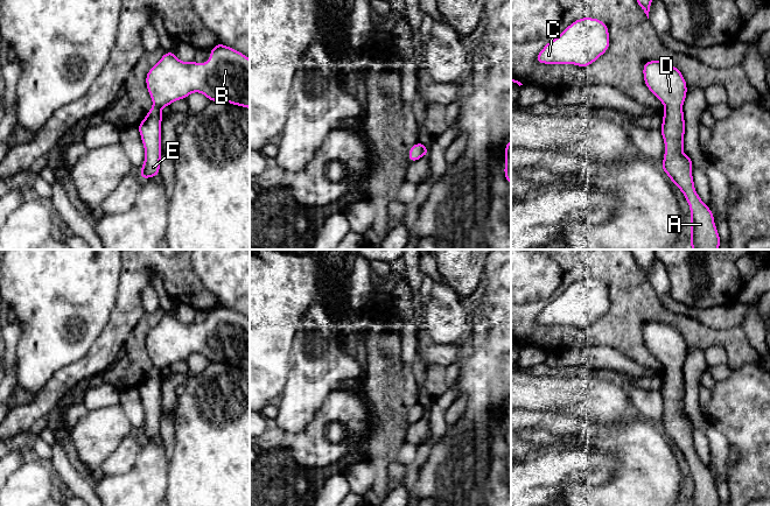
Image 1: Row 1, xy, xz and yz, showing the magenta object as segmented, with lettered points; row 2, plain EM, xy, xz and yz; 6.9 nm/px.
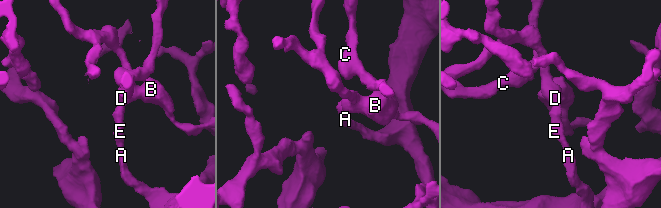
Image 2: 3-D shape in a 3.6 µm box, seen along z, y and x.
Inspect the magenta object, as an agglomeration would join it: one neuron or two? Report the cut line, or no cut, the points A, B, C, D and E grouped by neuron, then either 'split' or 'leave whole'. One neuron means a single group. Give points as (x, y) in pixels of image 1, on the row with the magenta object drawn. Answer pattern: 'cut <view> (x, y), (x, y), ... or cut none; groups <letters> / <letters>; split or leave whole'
cut none; groups A B C D E; leave whole

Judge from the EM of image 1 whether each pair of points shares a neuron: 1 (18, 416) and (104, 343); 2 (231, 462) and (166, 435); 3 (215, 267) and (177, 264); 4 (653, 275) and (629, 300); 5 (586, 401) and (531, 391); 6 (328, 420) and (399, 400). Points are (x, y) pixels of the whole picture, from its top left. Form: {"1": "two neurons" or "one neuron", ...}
{"1": "one neuron", "2": "two neurons", "3": "two neurons", "4": "two neurons", "5": "one neuron", "6": "two neurons"}

